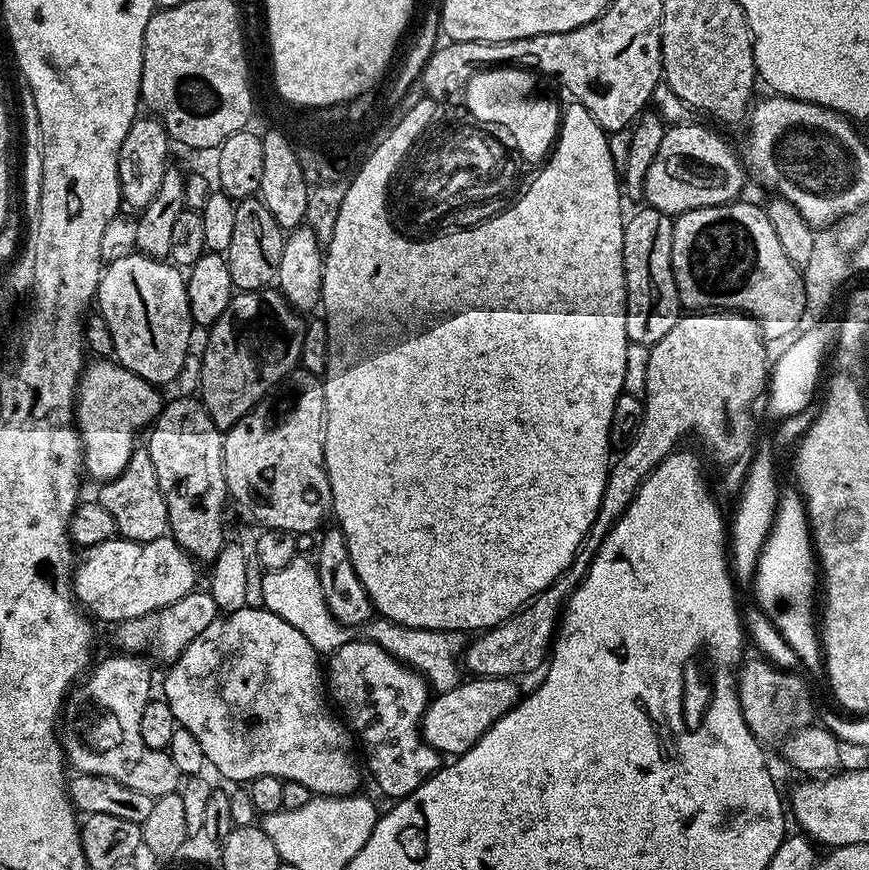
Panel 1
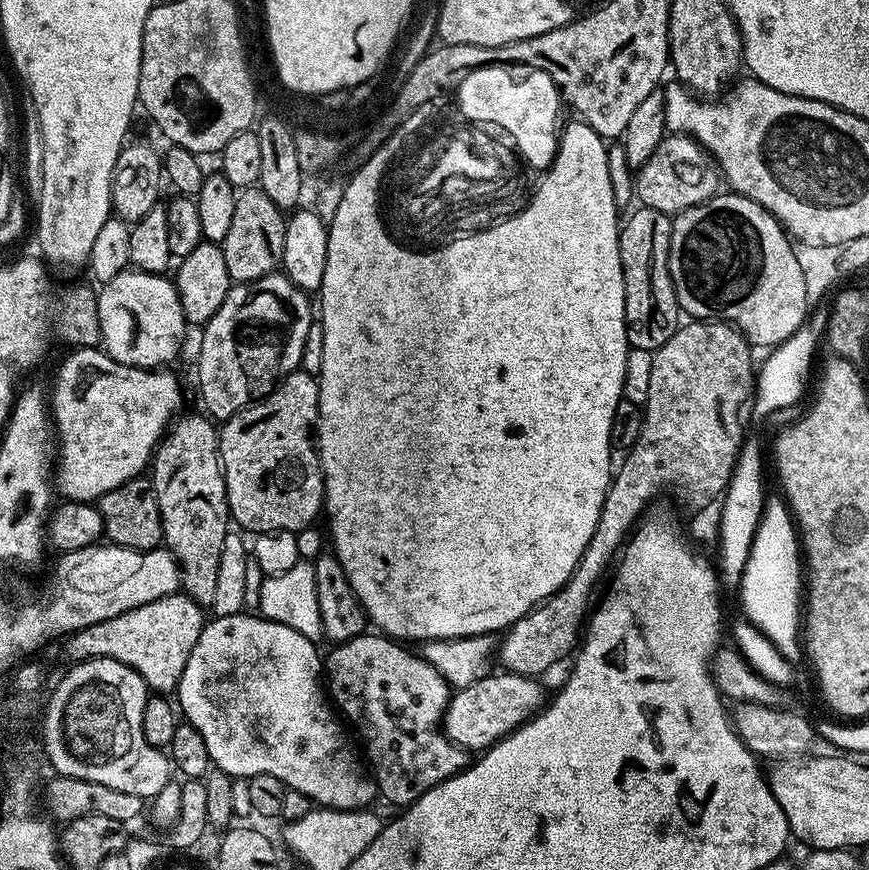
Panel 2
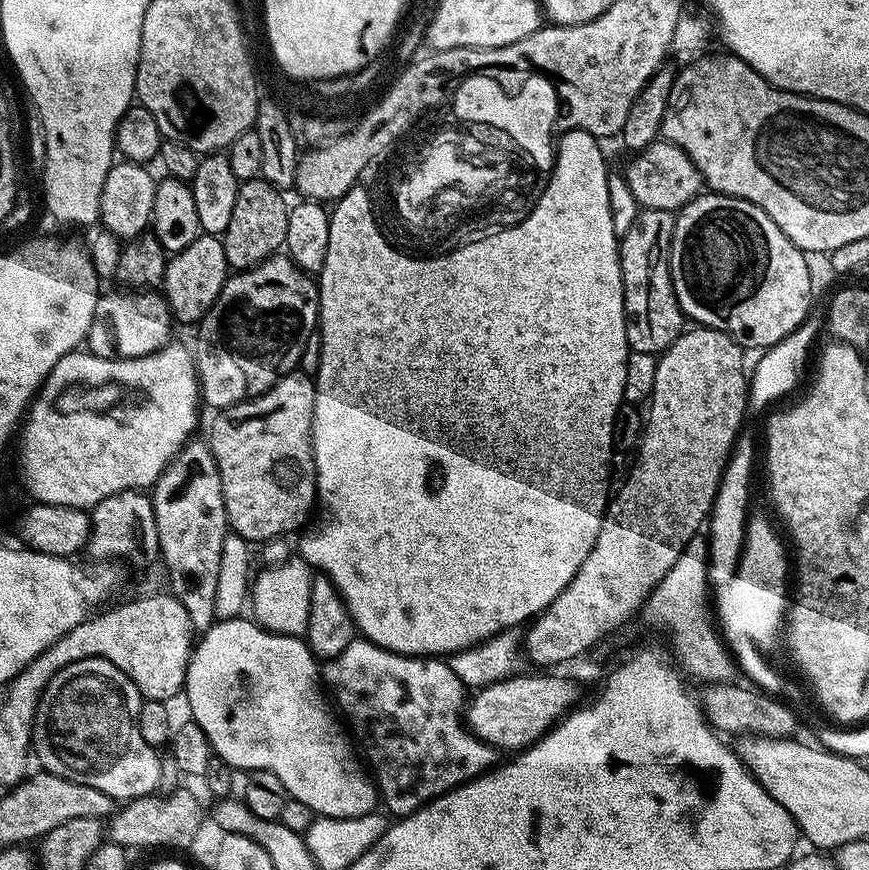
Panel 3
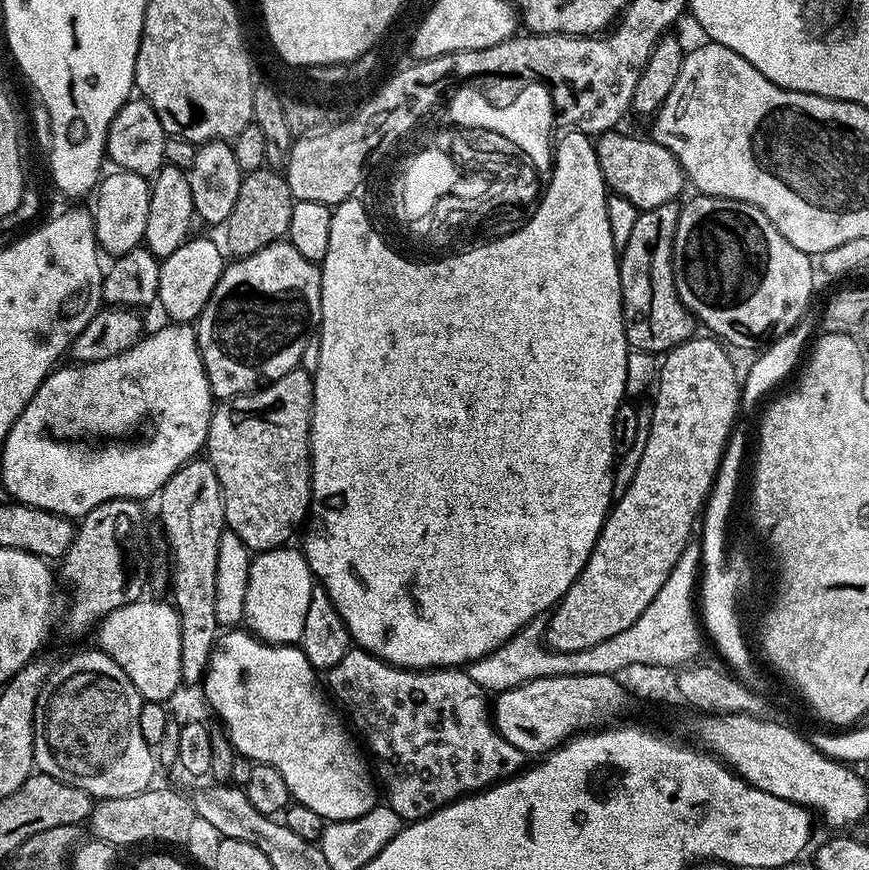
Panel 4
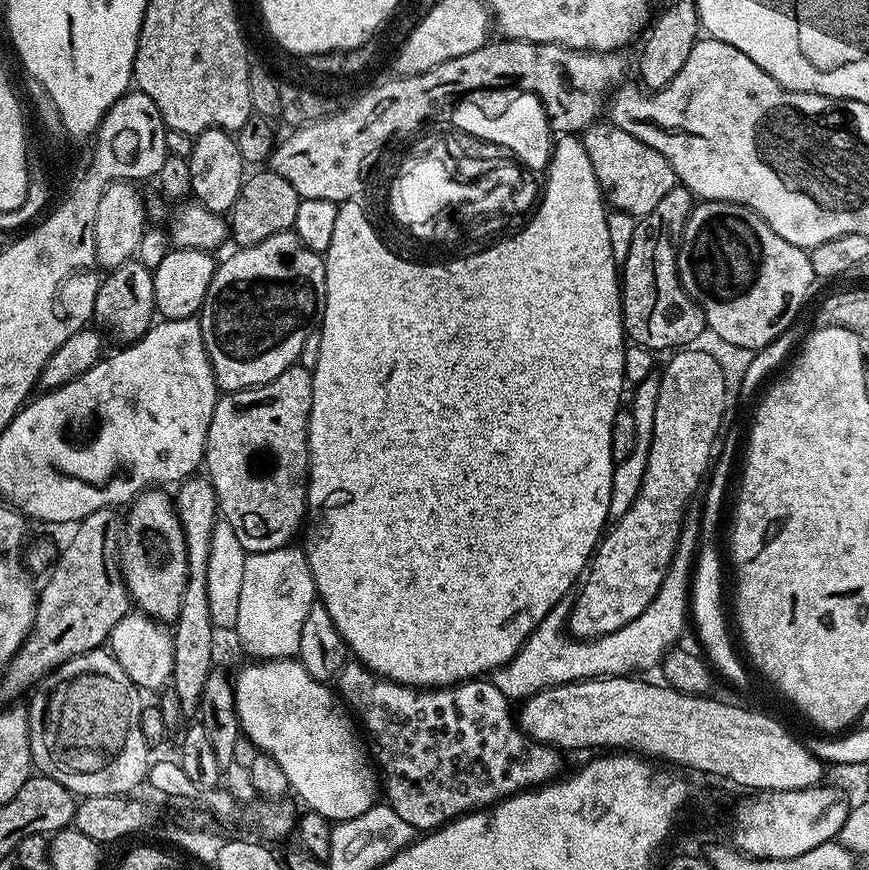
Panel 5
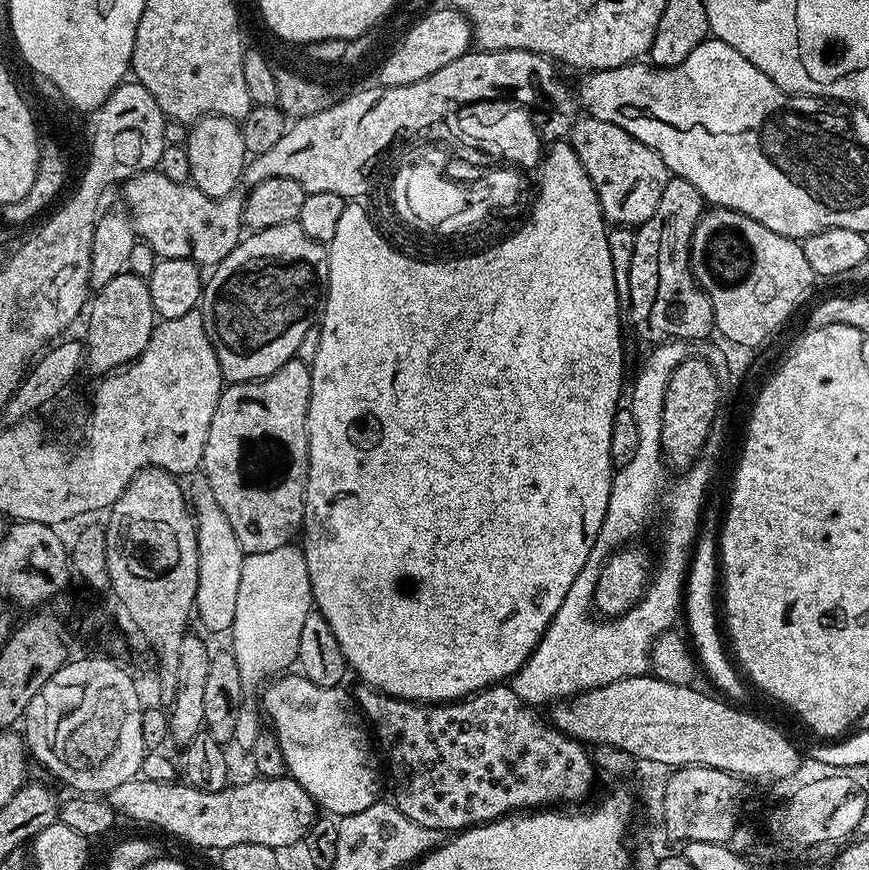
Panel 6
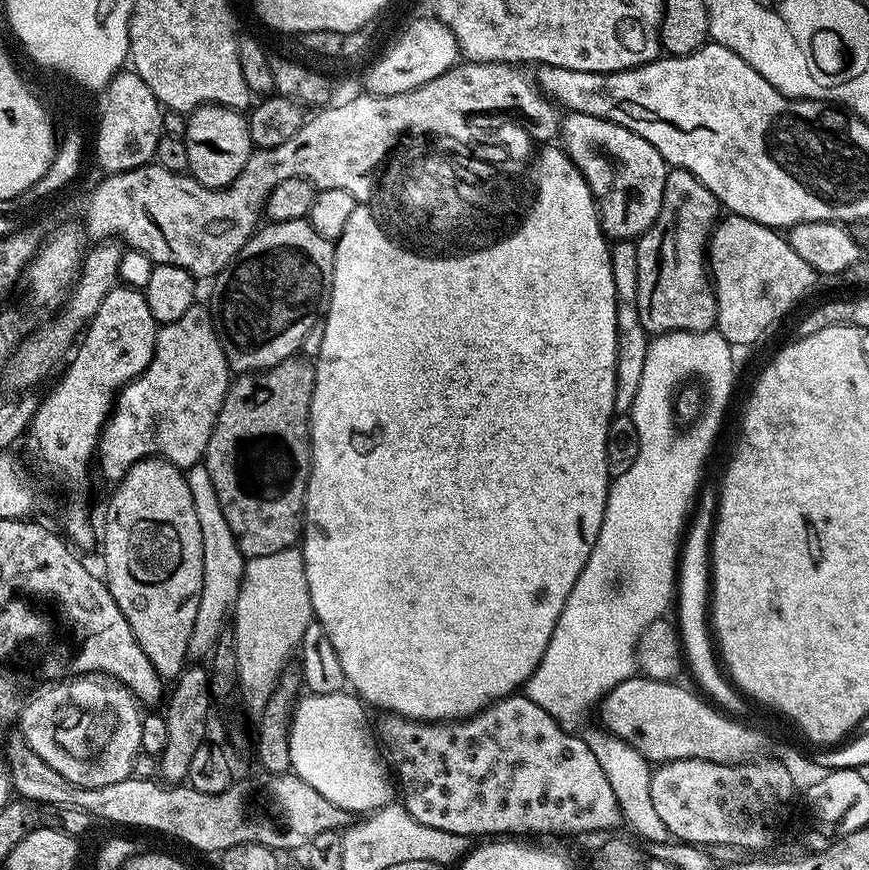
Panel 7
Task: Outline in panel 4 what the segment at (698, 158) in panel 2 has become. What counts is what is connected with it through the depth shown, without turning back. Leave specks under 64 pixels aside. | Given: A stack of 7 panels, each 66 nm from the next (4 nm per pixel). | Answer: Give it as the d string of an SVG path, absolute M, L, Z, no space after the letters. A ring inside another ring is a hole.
M620 130L605 132L595 141L596 157L605 185L626 198L638 210L671 204L686 187L686 177L674 154L658 141L640 136L623 136Z

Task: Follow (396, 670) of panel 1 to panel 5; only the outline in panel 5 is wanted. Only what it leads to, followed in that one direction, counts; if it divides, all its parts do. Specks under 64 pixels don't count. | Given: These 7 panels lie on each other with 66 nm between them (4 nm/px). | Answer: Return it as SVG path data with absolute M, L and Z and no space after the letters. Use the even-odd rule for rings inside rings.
M352 658L342 666L342 670L336 675L334 688L341 701L355 713L358 720L358 715L360 715L360 720L364 723L365 728L363 728L363 731L366 733L366 736L366 731L368 731L368 736L372 739L370 752L374 757L375 767L382 777L383 795L384 792L388 795L385 796L386 803L392 807L394 814L399 814L404 821L410 822L410 826L417 830L435 830L441 828L443 824L448 823L450 820L457 820L459 816L464 816L467 812L478 812L486 808L491 808L493 804L496 804L500 800L505 800L507 796L516 796L520 792L538 788L541 784L549 783L561 775L561 753L553 748L552 745L540 744L521 732L517 717L514 715L513 705L510 703L508 697L502 694L502 690L498 690L498 686L492 684L491 679L473 678L447 688L413 688L410 684L396 684L392 680L385 680L384 677L377 676L374 672L369 672L367 666L360 663L359 660Z

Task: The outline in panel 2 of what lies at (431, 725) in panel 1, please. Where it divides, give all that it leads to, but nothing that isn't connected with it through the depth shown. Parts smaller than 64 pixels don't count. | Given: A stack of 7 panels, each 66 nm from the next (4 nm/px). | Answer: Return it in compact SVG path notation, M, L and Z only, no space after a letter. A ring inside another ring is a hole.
M496 670L486 678L451 693L444 712L443 732L458 747L480 754L508 736L527 720L531 720L546 703L544 688L539 679Z

